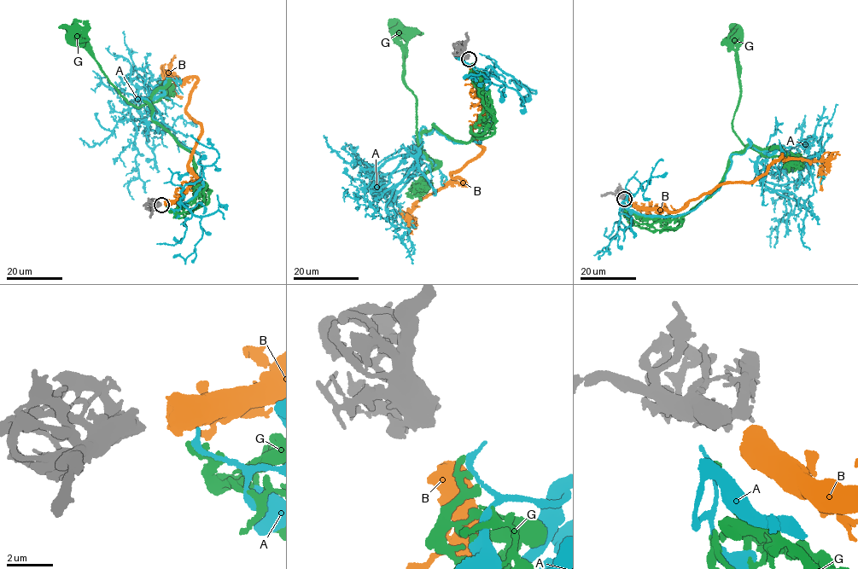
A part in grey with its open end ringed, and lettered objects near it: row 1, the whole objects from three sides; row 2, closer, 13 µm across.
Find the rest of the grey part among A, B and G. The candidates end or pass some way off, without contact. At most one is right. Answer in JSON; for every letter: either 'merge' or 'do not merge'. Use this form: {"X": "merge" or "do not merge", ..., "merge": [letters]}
{"A": "do not merge", "B": "merge", "G": "do not merge", "merge": ["B"]}

